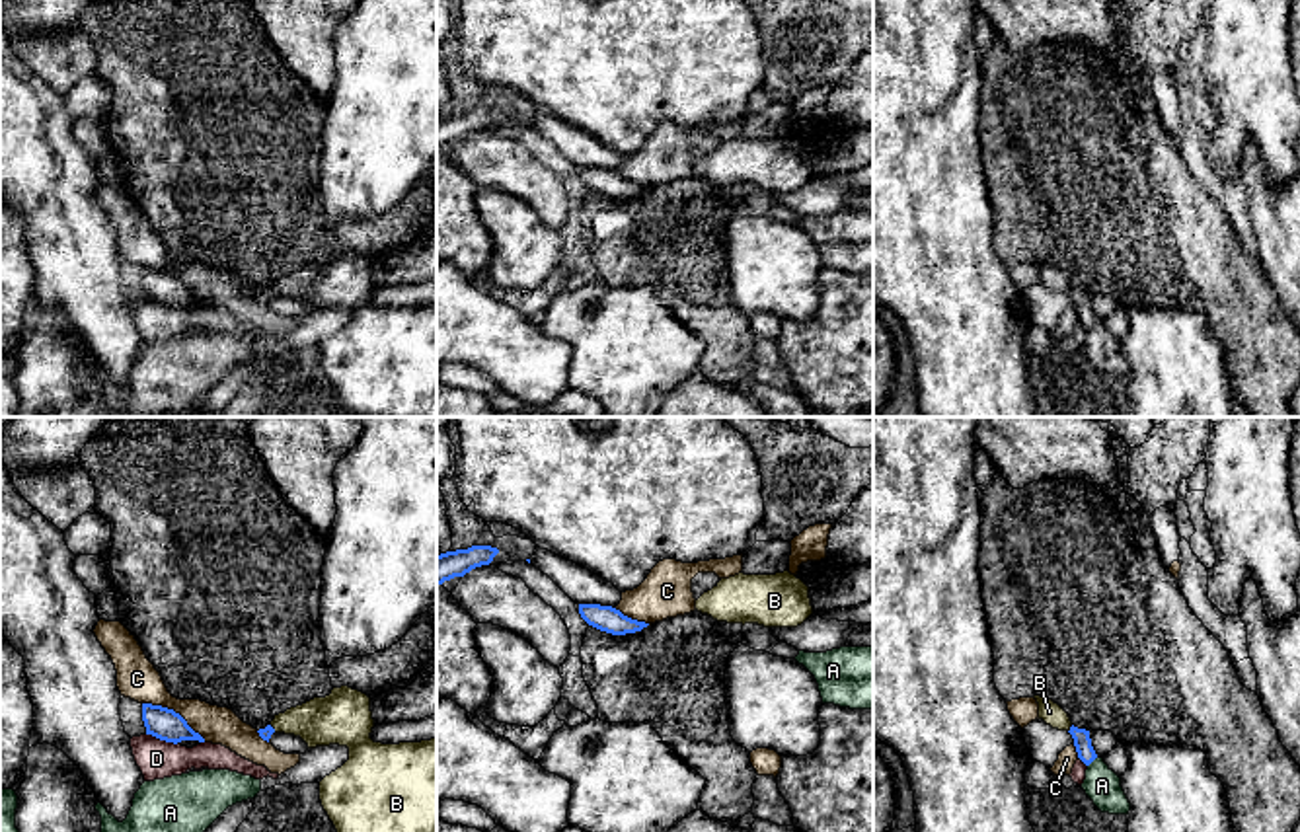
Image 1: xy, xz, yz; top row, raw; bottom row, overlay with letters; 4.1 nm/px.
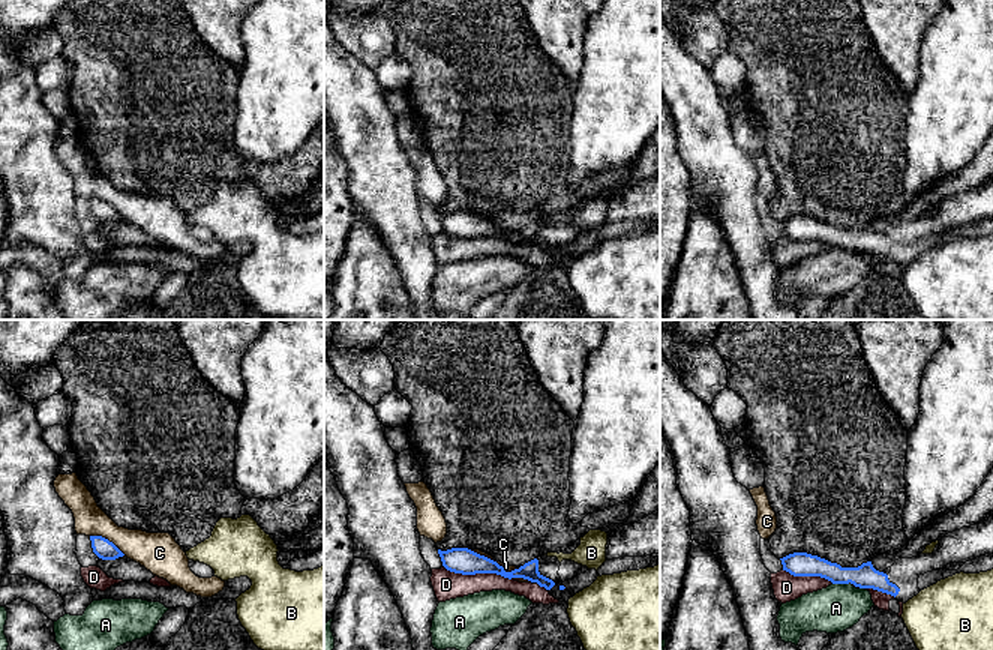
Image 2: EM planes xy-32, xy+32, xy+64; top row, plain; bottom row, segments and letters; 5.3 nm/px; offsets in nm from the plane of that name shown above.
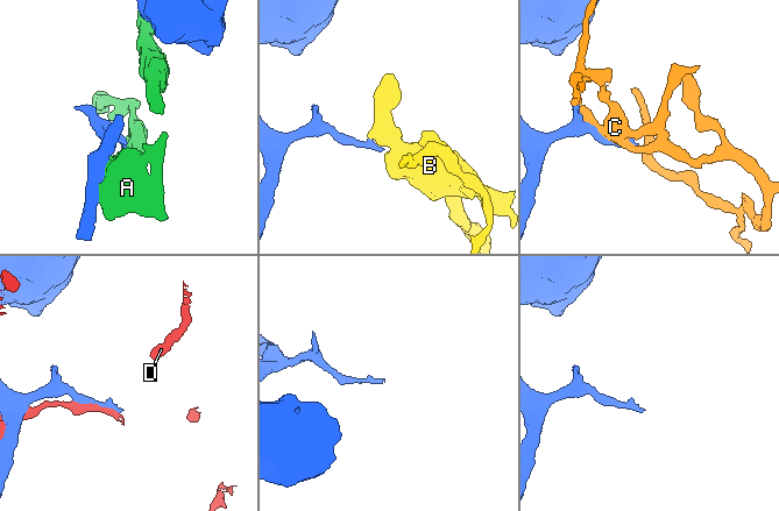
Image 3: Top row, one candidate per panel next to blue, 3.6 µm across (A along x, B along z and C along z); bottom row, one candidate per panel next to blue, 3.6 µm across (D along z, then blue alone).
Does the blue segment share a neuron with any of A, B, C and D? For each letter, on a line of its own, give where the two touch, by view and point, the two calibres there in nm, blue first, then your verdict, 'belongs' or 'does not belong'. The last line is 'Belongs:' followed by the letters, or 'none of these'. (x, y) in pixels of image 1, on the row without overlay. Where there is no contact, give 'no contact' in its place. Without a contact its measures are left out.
A: meets blue in yz at (1092, 324); 70 nm thick on the blue side, 150 nm on the other; does not belong
B: meets blue in yz at (1070, 293); 70 nm thick on the blue side, 90 nm on the other; does not belong
C: meets blue in xy at (172, 273); 130 nm thick on the blue side, 170 nm on the other; does not belong
D: meets blue in xy at (162, 302); 130 nm thick on the blue side, 160 nm on the other; does not belong
Belongs: none of these

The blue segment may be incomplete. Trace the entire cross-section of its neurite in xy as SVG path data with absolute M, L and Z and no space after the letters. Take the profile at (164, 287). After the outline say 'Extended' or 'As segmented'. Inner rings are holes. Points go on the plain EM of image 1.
M142 267L142 284L146 290L146 298L152 298L166 306L181 306L181 304L199 304L205 306L205 302L195 296L187 284L175 277L173 273Z. As segmented

